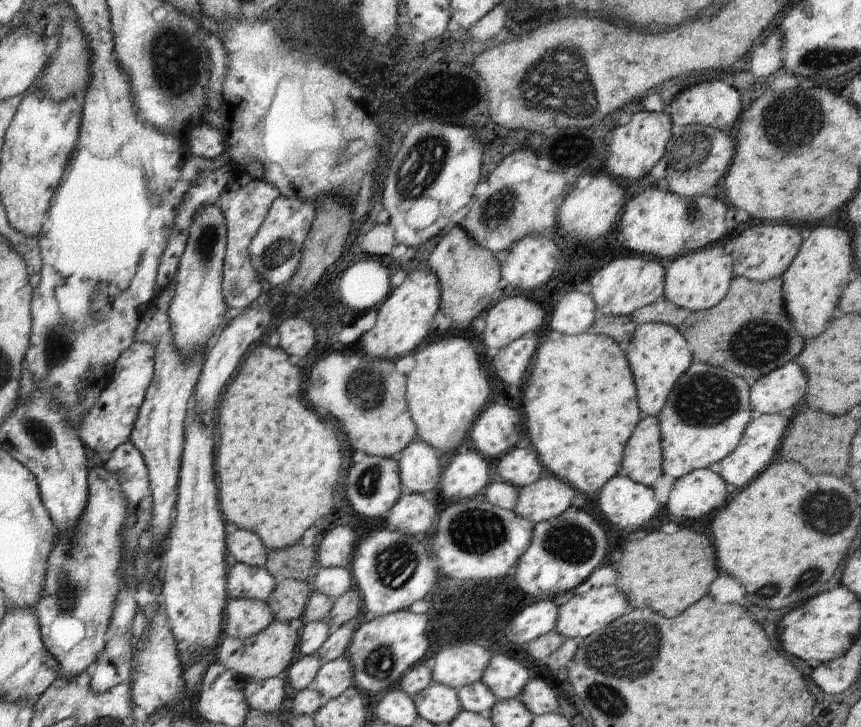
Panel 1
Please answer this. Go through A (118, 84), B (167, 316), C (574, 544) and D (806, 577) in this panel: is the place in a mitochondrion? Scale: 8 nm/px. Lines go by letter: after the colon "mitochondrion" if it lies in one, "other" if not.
A: other
B: other
C: mitochondrion
D: mitochondrion

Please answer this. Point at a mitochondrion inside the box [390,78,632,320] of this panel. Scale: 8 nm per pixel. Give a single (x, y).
(495, 211)

